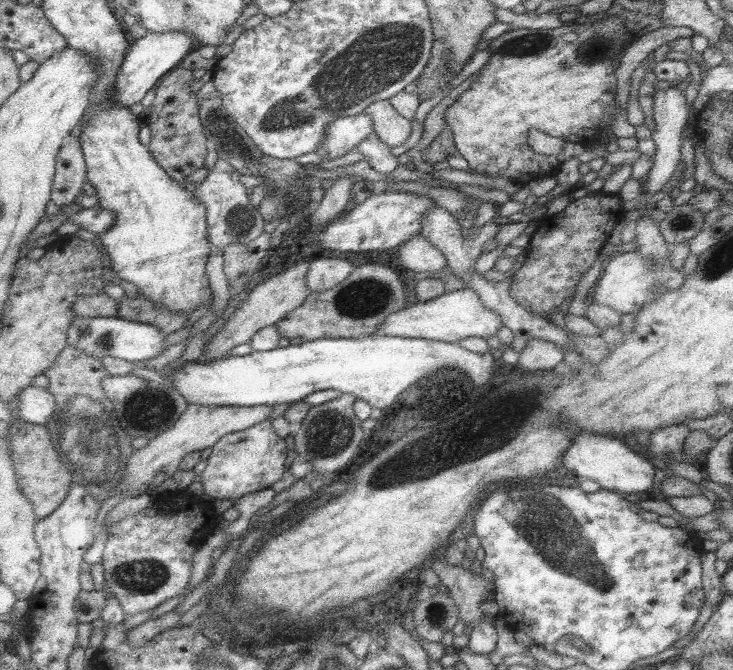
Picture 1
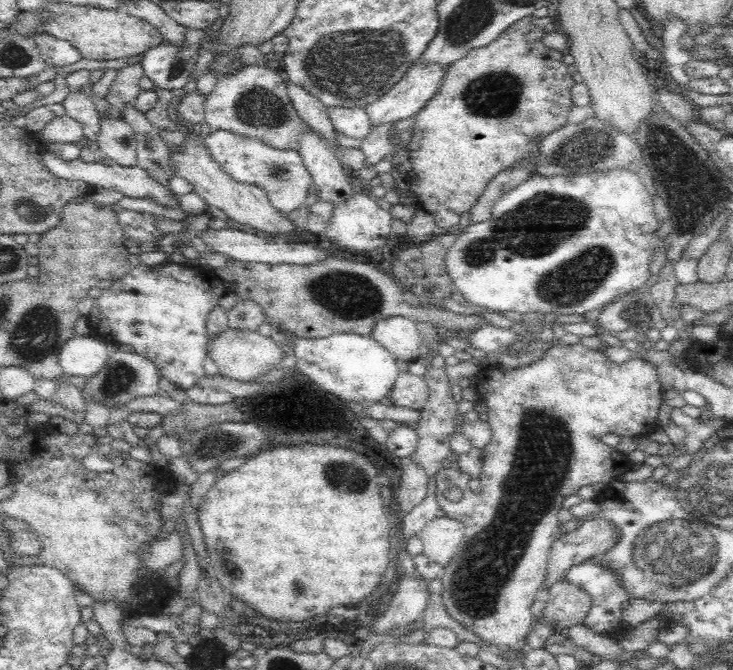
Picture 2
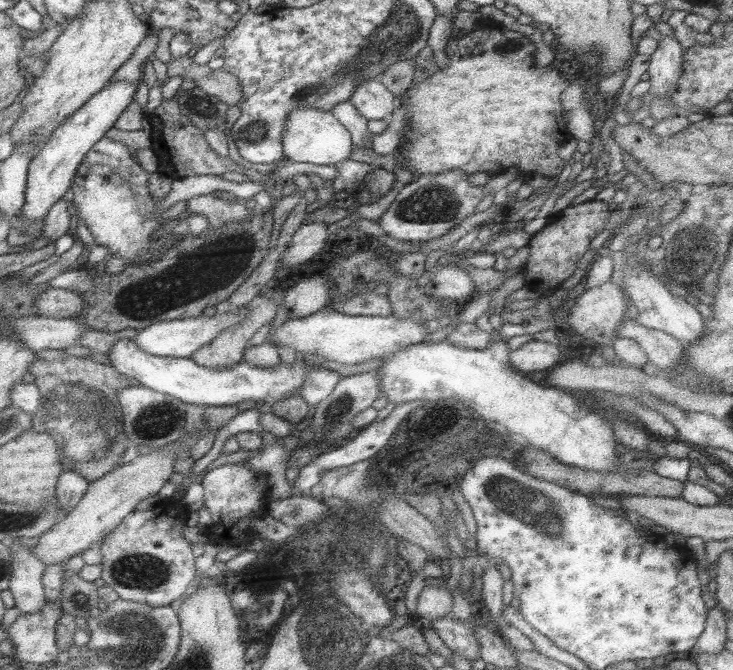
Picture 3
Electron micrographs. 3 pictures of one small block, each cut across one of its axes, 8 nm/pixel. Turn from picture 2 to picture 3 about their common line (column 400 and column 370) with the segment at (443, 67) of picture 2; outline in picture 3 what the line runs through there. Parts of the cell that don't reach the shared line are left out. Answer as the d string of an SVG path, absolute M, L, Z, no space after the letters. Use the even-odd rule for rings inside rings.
M379 79L362 80L349 101L368 120L388 120L398 106L396 96Z

